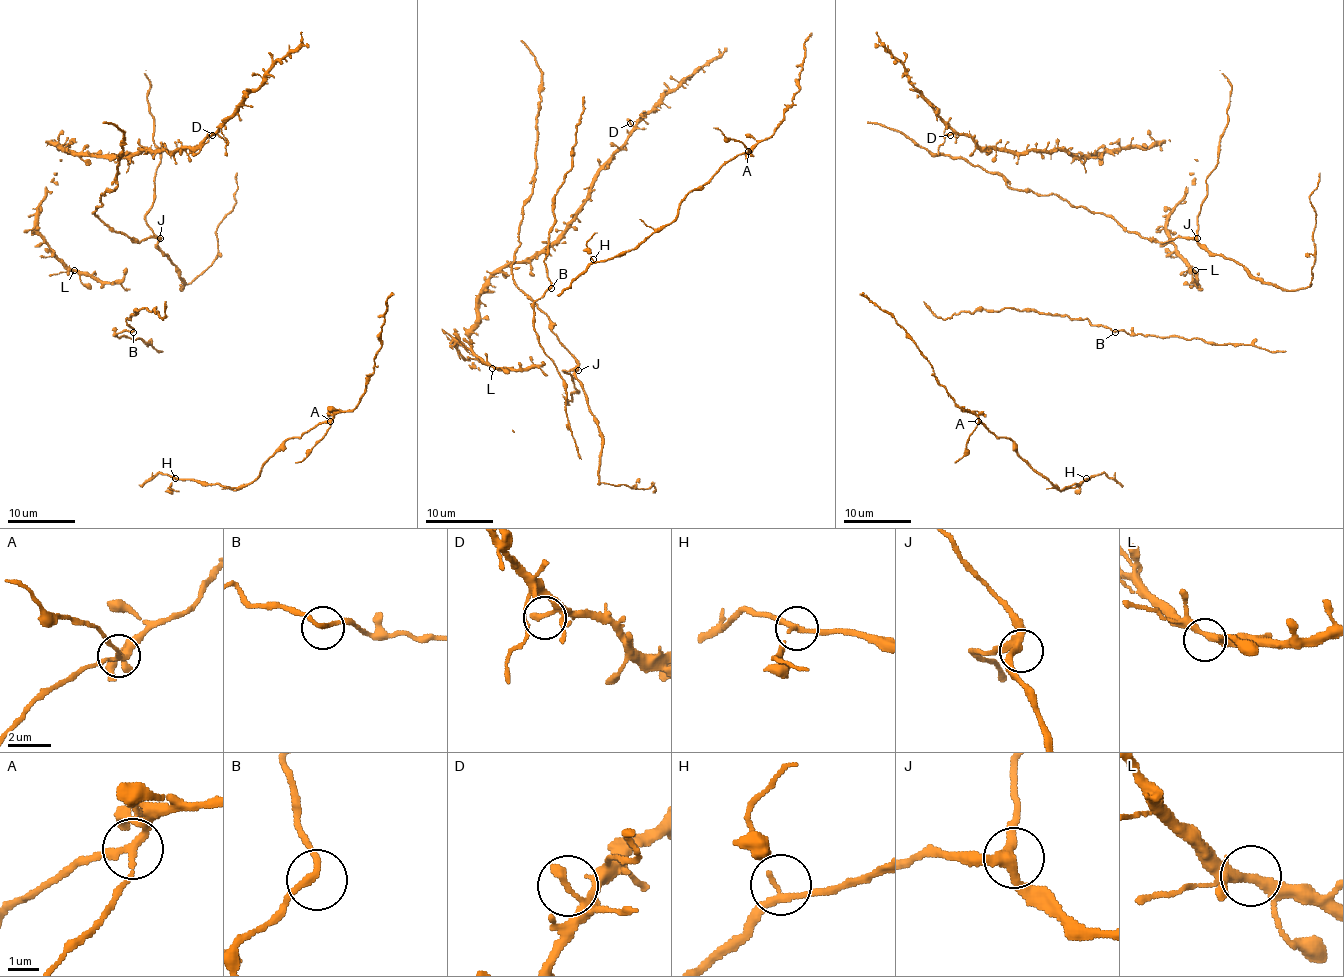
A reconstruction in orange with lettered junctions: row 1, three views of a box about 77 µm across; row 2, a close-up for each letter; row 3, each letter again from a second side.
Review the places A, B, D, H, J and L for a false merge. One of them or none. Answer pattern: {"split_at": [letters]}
{"split_at": ["A"]}

